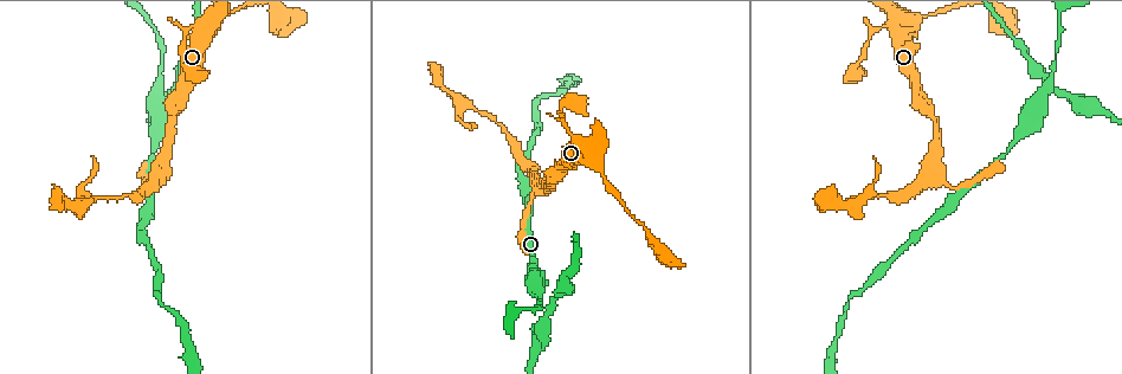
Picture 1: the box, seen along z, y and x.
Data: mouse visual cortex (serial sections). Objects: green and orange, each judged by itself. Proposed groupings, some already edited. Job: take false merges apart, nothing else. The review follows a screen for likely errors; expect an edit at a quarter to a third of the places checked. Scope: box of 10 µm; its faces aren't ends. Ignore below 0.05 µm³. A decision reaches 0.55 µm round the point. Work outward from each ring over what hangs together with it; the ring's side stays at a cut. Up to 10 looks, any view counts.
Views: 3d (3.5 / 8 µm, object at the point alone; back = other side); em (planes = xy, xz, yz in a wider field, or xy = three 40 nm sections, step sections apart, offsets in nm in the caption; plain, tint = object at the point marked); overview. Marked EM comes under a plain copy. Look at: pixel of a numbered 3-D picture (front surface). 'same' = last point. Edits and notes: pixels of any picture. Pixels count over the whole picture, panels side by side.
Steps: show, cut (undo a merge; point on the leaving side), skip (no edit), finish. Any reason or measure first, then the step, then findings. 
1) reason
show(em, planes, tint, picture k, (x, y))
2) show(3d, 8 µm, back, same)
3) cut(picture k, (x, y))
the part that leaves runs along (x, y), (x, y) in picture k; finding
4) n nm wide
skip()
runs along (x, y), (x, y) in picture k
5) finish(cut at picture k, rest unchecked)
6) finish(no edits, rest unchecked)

sharp bend
show(3d, 3.5 µm, picture 1, (550, 300))

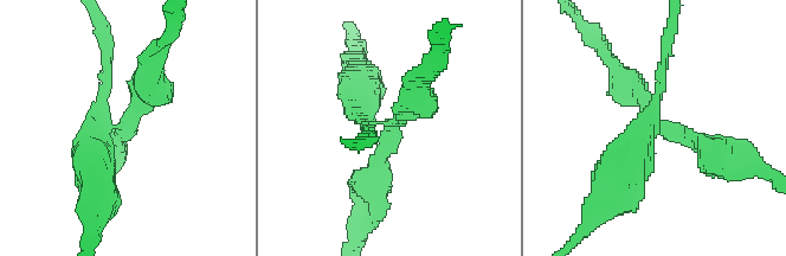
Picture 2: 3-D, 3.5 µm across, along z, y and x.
4 arms; arms of 150, 250, 300, 500 nm
show(em, planes, tint, picture 2, (118, 128))

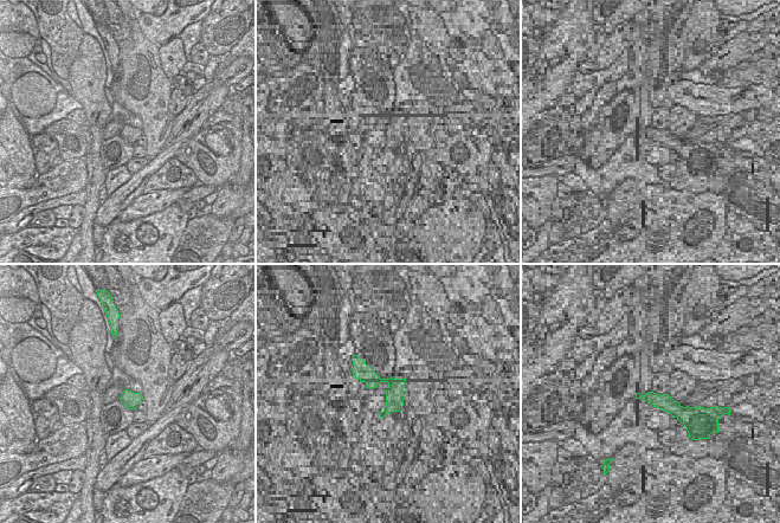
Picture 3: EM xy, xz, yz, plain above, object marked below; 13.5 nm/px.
cut(picture 2, (632, 100))
the part that leaves runs along (662, 129), (755, 158) in picture 2; two cells meet here

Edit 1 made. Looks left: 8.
thin arm on a thick one
show(3d, 3.5 µm, back, picture 1, (596, 156))

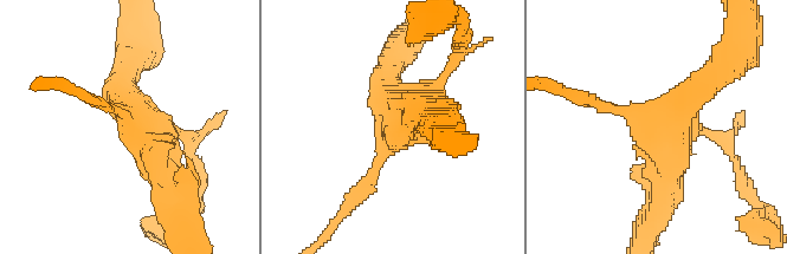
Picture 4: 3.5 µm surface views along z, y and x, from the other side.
4 arms; arms of 150, 200, 350, 400 nm; shape alone is not enough
show(em, xy, step 5, tint, picture 4, (394, 125))

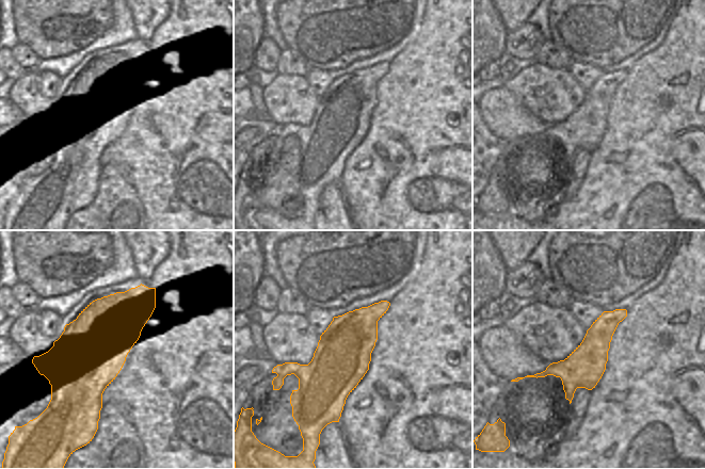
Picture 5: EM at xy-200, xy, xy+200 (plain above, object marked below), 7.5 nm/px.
show(em, xy, step 3, tint, same)

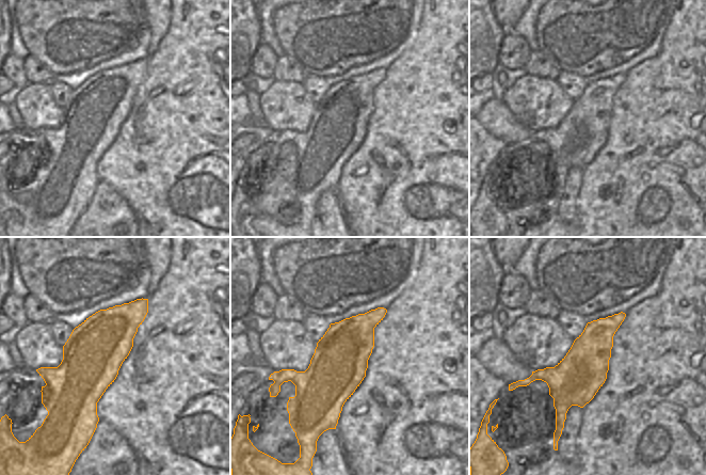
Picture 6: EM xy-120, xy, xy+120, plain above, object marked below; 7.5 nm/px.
skip()
runs along (178, 193), (149, 142), (98, 102) in picture 4; one cell here

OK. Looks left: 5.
sharp bend
show(3d, 8 µm, picture 1, (860, 57))

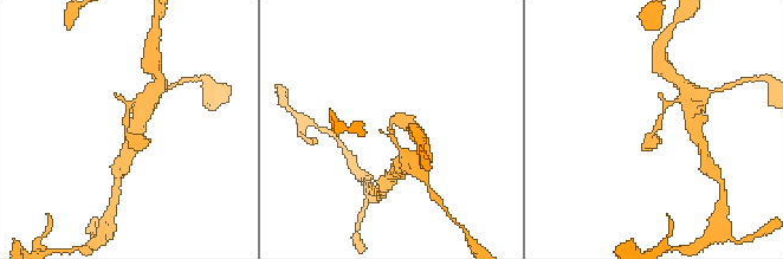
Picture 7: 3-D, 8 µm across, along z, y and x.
need the tissue
show(em, planes, tint, same)

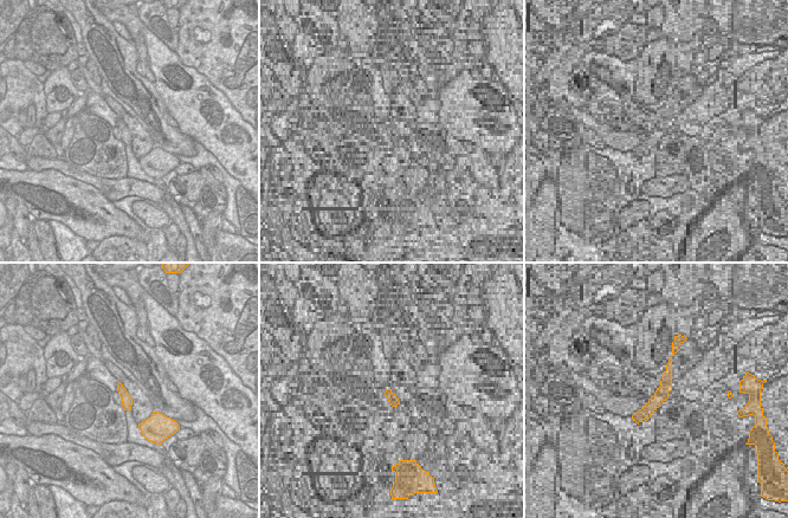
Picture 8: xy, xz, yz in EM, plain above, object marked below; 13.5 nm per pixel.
skip()
runs along (133, 102), (125, 134), (148, 140) in picture 7; all the same cell

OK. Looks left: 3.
branch point
show(3d, 3.5 µm, picture 1, (87, 205))

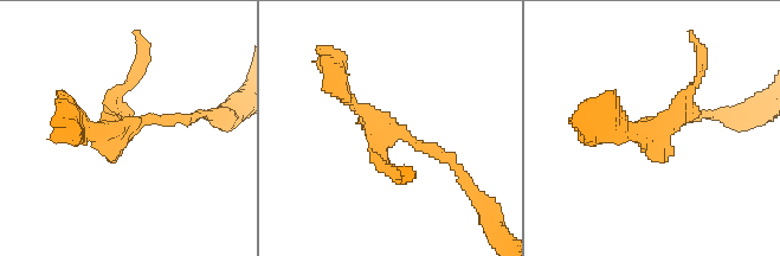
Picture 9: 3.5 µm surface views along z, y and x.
show(em, planes, tint, picture 9, (123, 131))

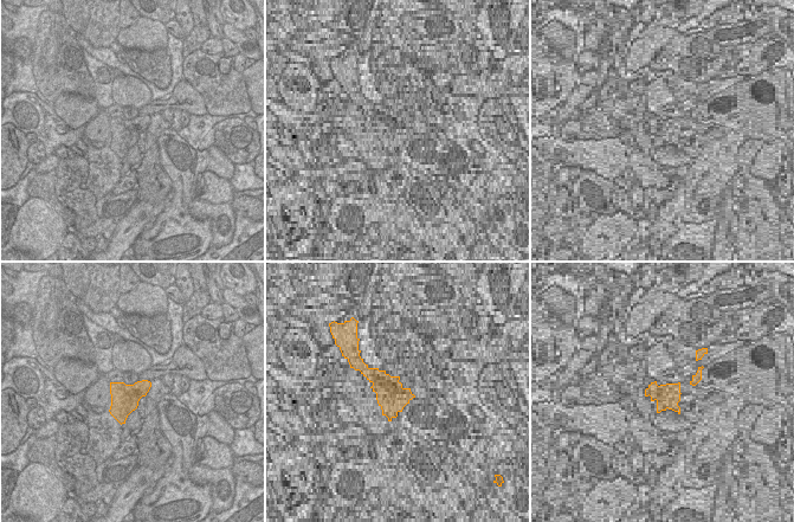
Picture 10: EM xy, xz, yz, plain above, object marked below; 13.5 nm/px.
cut(picture 9, (687, 96))
a second cell is stuck on

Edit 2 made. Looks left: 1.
finish(cut at picture 2, cut at picture 9, rest unchecked)

